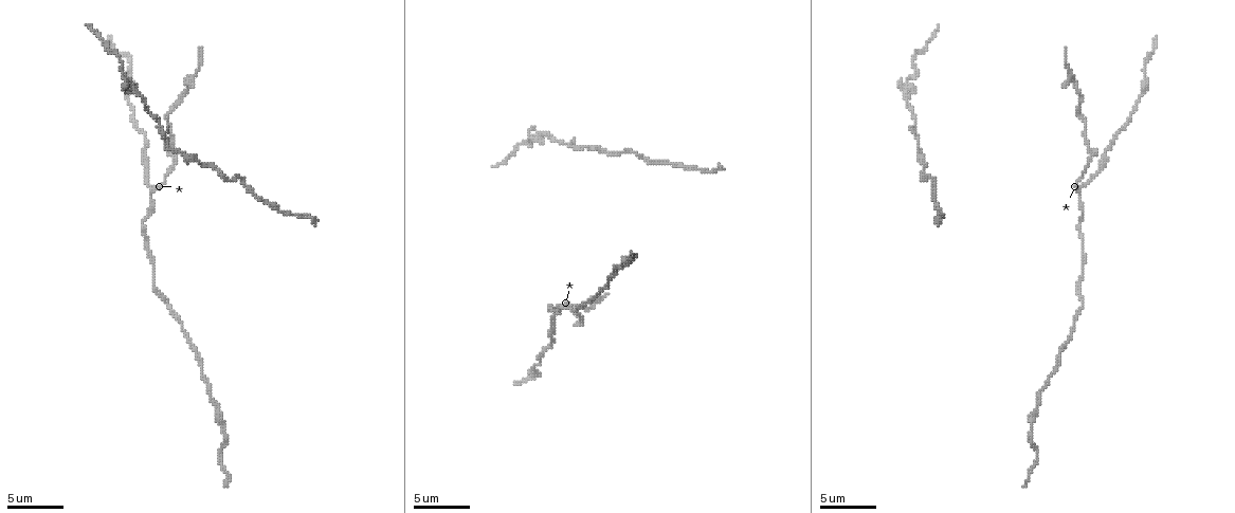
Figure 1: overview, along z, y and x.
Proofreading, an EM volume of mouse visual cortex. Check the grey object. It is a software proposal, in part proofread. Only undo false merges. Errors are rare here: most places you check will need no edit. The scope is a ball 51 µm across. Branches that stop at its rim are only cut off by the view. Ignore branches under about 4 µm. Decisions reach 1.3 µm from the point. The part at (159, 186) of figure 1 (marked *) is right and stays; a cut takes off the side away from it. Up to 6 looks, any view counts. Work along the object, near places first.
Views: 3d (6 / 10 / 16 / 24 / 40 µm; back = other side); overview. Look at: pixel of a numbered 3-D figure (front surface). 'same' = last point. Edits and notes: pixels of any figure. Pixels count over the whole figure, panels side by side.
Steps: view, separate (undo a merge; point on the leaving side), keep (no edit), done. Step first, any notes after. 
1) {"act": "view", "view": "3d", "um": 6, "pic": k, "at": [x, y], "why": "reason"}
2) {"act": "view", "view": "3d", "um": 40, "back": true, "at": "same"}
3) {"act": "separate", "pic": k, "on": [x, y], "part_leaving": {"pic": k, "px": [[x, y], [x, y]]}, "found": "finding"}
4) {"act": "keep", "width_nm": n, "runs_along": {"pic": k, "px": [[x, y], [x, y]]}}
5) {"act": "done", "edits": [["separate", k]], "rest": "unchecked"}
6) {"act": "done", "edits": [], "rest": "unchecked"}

{"act": "view", "view": "3d", "um": 16, "pic": 1, "at": [578, 316], "why": "thick turns thin"}

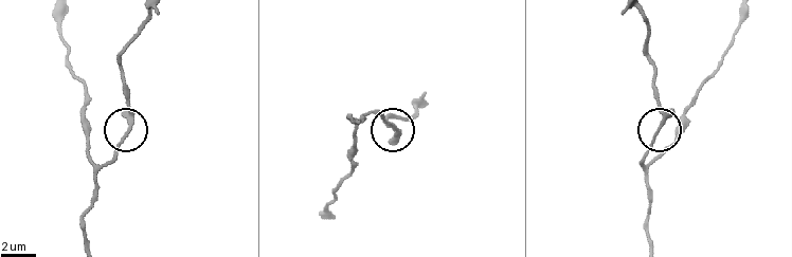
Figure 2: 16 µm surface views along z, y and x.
{"act": "view", "view": "3d", "um": 6, "pic": 2, "at": [394, 126]}

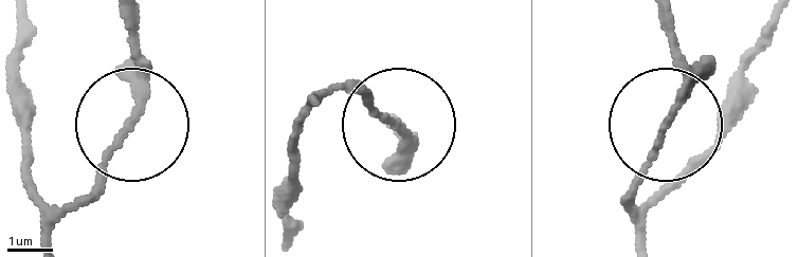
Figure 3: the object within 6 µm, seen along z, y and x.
{"act": "keep", "found": "continuous, no second neuron"}

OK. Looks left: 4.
{"act": "view", "view": "3d", "um": 6, "pic": 1, "at": [607, 151]}

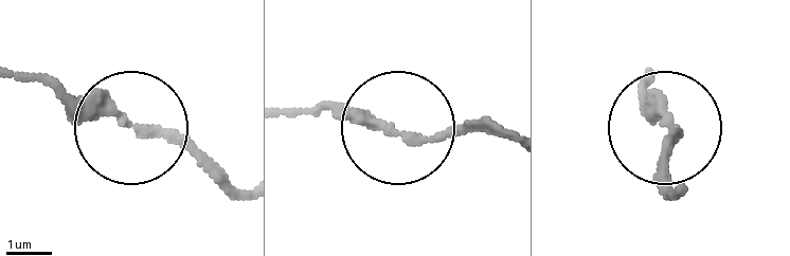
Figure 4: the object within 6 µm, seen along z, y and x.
{"act": "keep", "found": "one neuron here"}

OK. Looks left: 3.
{"act": "view", "view": "3d", "um": 6, "pic": 1, "at": [573, 311], "why": "thick turns thin"}

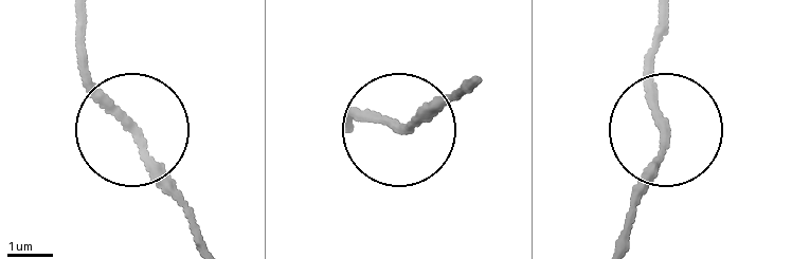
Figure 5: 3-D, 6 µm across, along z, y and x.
{"act": "keep", "found": "all the same neuron"}

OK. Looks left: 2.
{"act": "done", "edits": [], "rest": "unchecked"}

